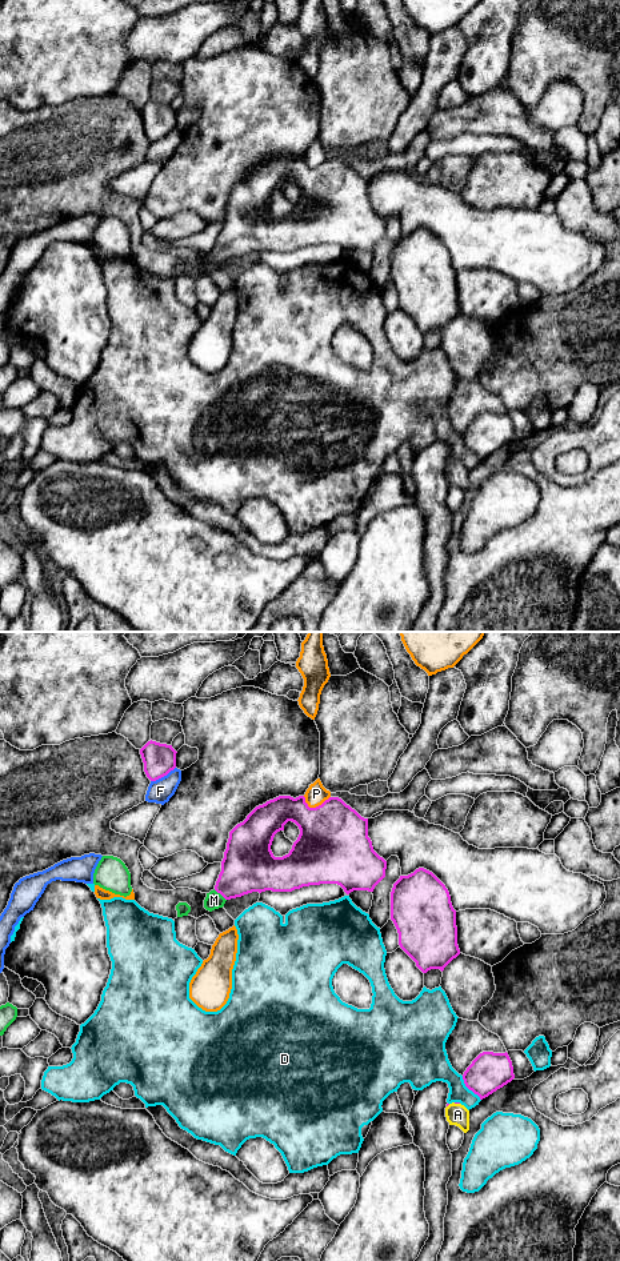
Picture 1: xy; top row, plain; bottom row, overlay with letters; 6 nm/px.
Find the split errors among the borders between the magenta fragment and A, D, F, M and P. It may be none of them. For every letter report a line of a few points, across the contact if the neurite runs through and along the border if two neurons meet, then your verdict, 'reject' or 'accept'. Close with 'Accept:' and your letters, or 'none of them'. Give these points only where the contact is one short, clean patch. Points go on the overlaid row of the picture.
A: xy (455, 1103), (456, 1103), (458, 1115) | accept
D: reject
F: reject
M: xy (248, 865), (220, 893), (214, 900) | accept
P: reject
Accept: A, M

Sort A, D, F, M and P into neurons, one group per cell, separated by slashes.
A M / D / F / P

